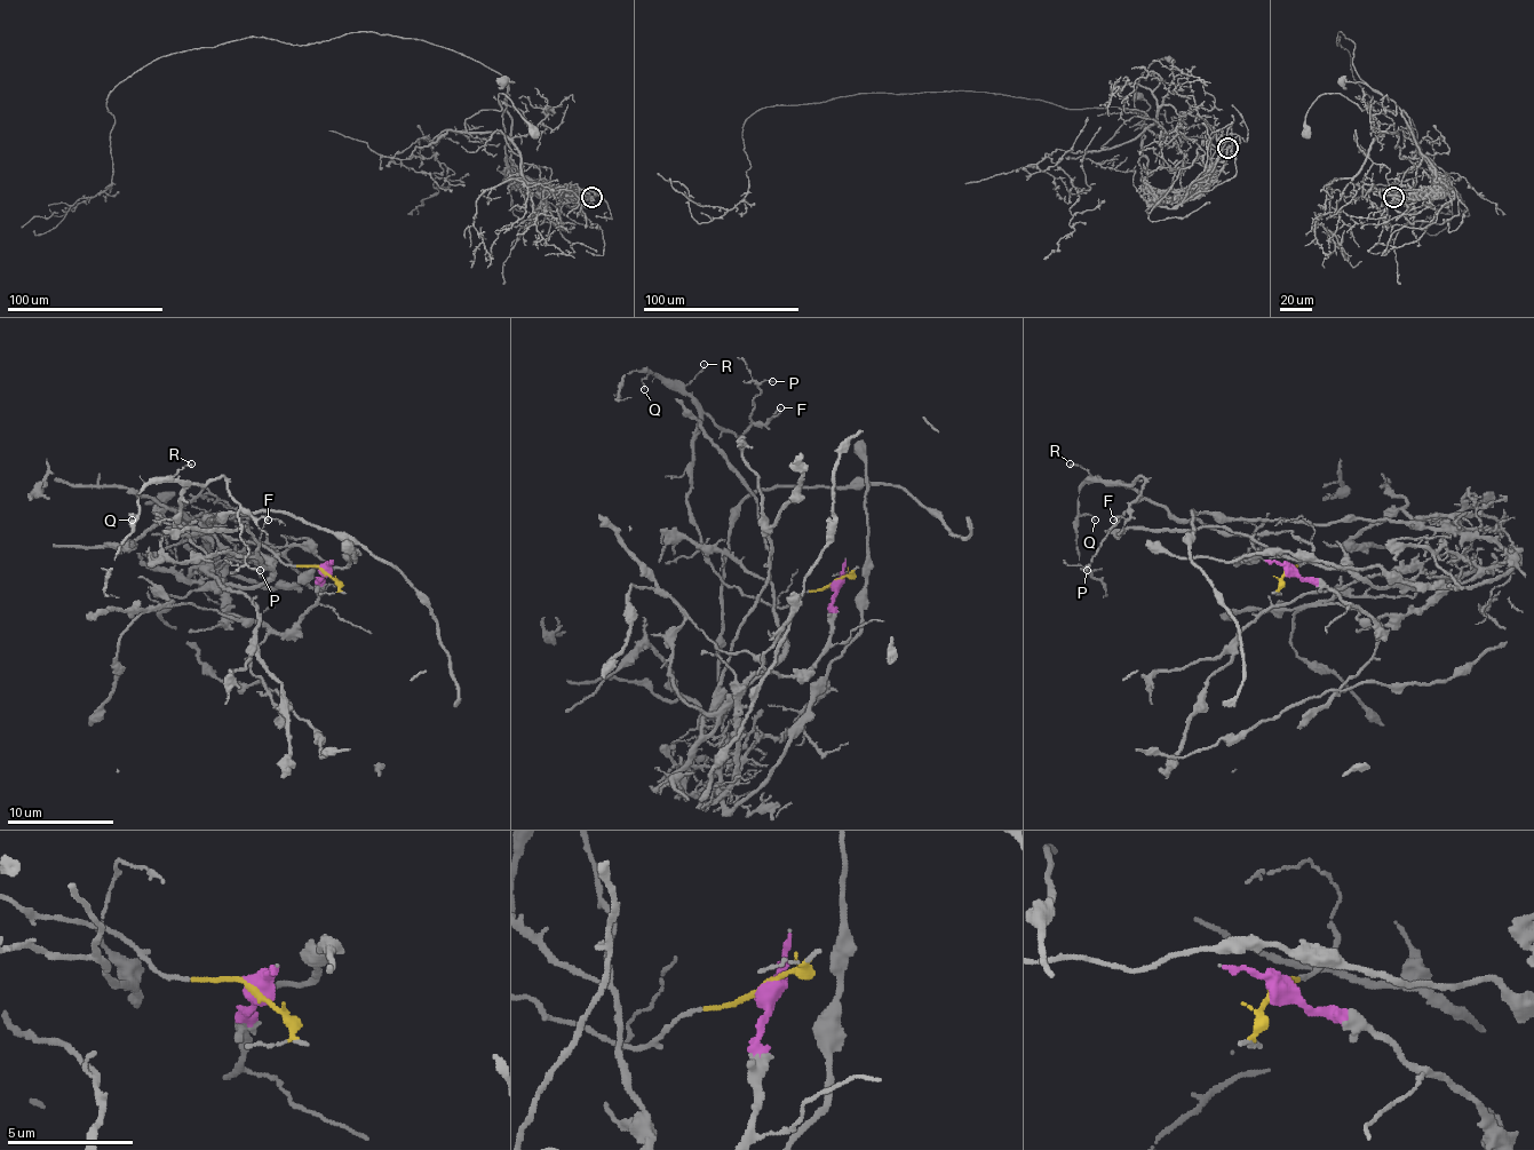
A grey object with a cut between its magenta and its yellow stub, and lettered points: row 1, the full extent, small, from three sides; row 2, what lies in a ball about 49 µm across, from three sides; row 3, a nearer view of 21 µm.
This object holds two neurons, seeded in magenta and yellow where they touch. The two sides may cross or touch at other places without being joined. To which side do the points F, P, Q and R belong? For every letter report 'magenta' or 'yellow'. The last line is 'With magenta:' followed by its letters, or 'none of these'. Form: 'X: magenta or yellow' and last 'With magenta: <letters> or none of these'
F: yellow
P: yellow
Q: yellow
R: yellow
With magenta: none of these

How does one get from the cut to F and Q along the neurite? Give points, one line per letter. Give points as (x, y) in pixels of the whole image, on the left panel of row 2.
F: (324, 571), (175, 526), (185, 489), (225, 478), (268, 521)
Q: (324, 571), (286, 565), (265, 547), (215, 531), (188, 537), (175, 526), (185, 483), (151, 481), (133, 521)

